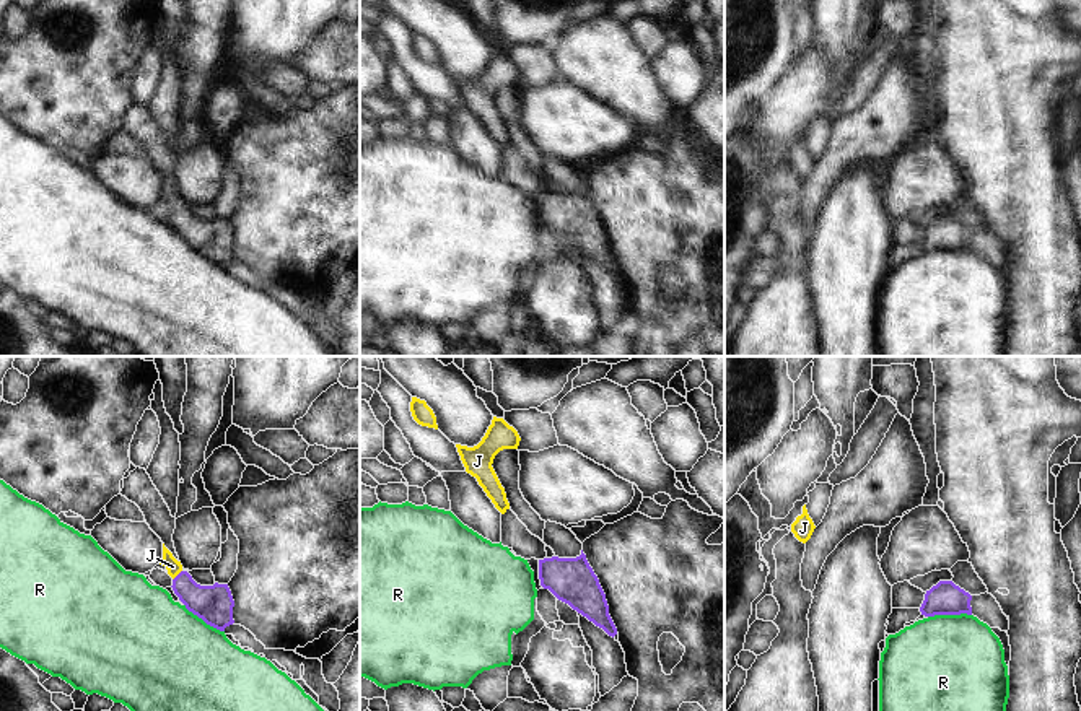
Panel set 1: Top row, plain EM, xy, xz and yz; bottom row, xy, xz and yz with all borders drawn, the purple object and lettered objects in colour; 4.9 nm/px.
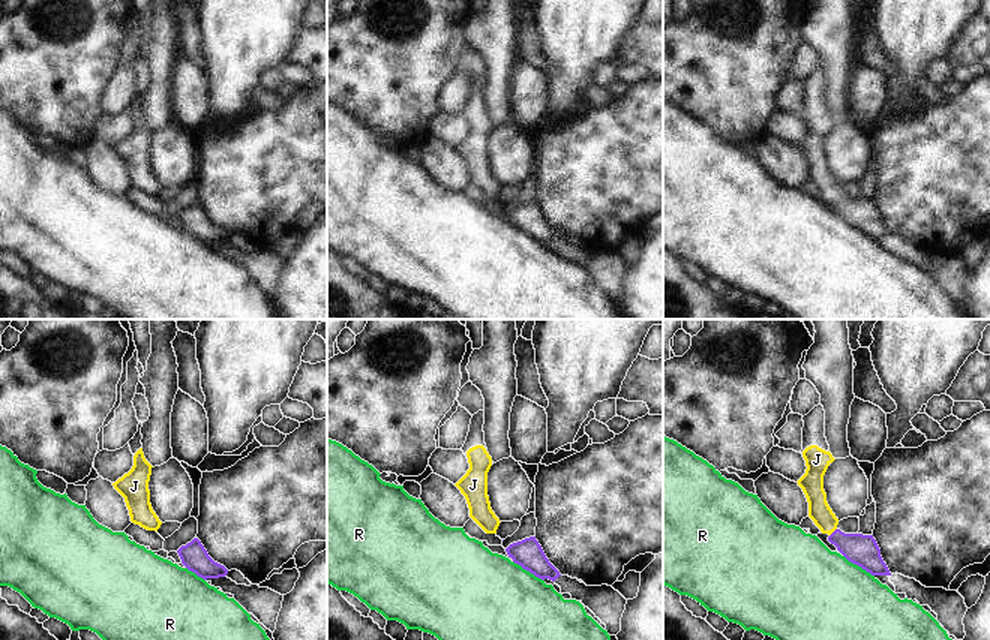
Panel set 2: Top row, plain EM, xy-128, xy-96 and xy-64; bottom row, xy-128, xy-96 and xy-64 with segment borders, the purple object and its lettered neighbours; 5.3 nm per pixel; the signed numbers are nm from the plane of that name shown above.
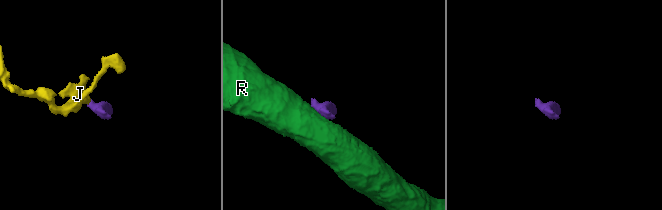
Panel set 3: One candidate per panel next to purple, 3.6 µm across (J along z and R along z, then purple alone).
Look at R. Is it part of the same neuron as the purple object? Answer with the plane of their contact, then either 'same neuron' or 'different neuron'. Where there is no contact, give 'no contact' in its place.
yz | different neuron

